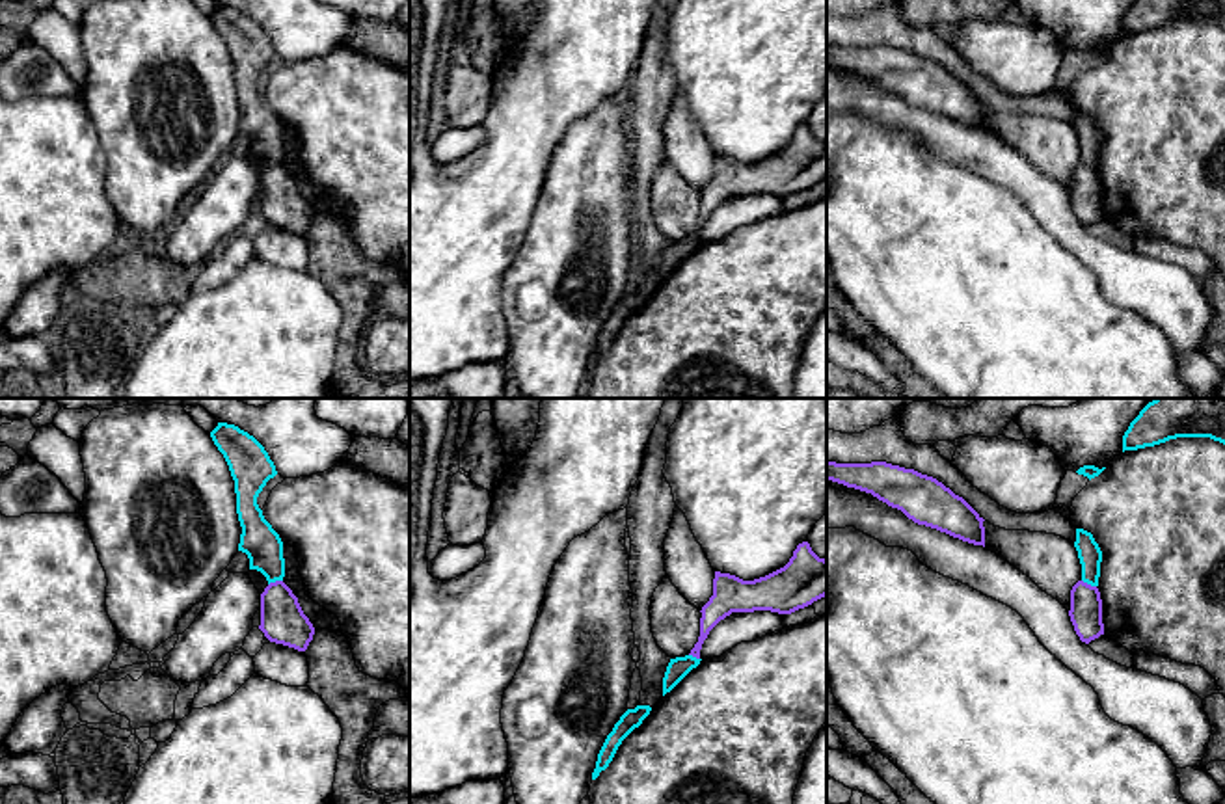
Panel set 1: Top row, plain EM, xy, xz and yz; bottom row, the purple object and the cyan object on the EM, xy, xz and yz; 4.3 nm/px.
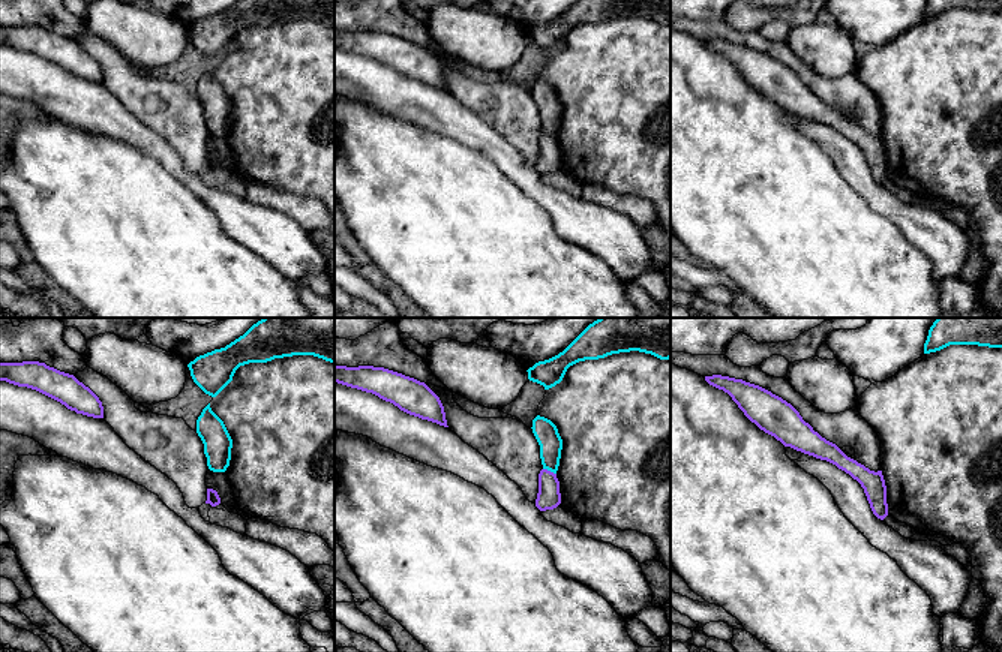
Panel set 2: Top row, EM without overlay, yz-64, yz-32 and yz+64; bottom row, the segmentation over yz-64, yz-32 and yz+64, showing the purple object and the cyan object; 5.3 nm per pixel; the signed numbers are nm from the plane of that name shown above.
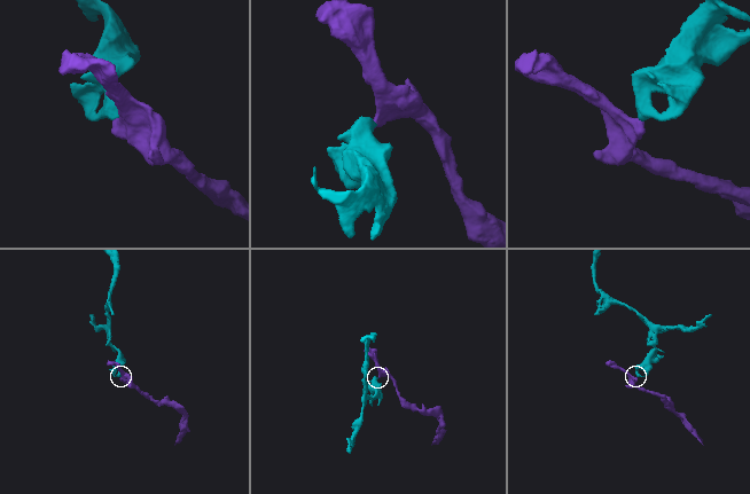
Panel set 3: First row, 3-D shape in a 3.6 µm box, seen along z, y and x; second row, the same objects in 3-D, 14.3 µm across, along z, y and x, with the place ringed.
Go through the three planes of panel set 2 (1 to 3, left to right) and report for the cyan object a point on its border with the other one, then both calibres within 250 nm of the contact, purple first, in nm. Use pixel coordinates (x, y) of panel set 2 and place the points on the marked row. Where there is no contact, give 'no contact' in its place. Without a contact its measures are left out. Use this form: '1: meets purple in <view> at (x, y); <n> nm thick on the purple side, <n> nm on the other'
1: no contact
2: meets purple in yz-32 at (549, 471); 130 nm thick on the purple side, 130 nm on the other
3: no contact

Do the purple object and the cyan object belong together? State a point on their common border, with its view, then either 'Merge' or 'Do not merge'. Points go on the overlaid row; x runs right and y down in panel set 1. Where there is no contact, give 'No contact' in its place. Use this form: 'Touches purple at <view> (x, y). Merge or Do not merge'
Touches purple at xy (276, 581). Do not merge

